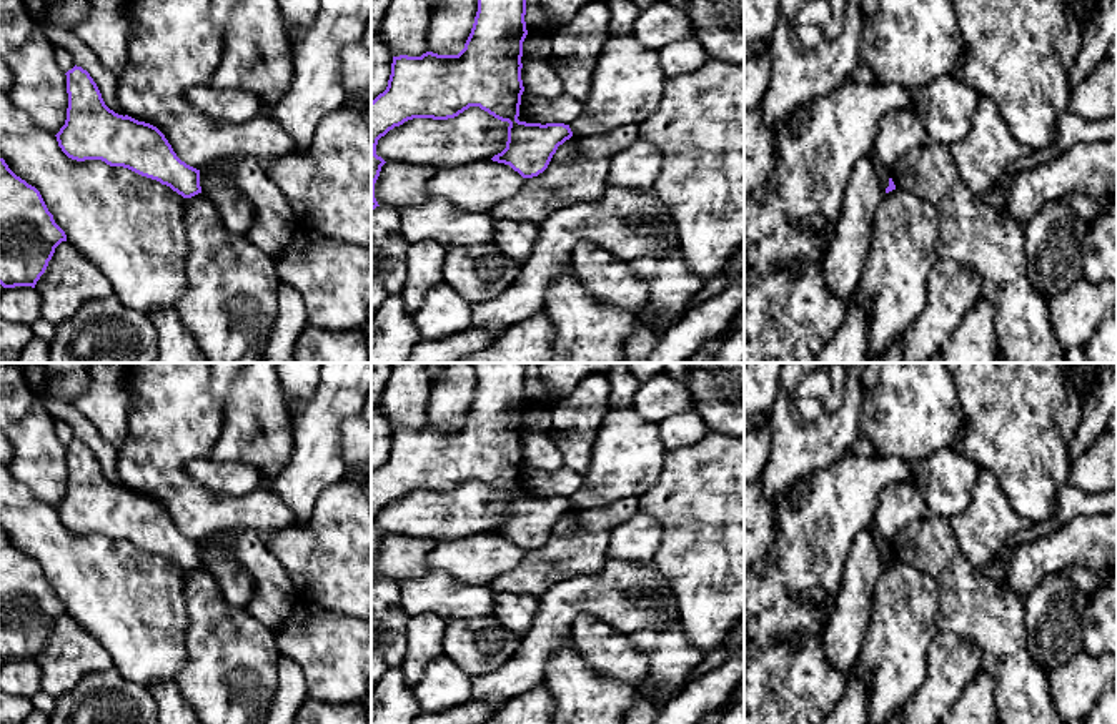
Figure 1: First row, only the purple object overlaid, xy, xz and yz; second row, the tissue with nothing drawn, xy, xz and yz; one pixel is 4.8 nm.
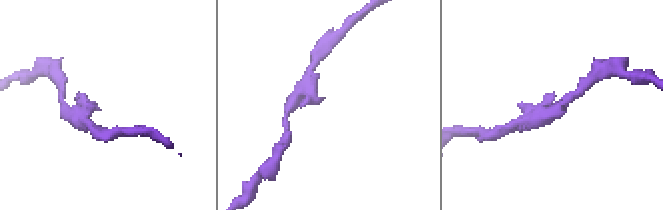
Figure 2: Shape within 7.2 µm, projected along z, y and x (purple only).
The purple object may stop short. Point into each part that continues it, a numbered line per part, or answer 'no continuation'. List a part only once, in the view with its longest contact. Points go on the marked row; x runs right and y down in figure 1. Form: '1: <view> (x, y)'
no continuation

